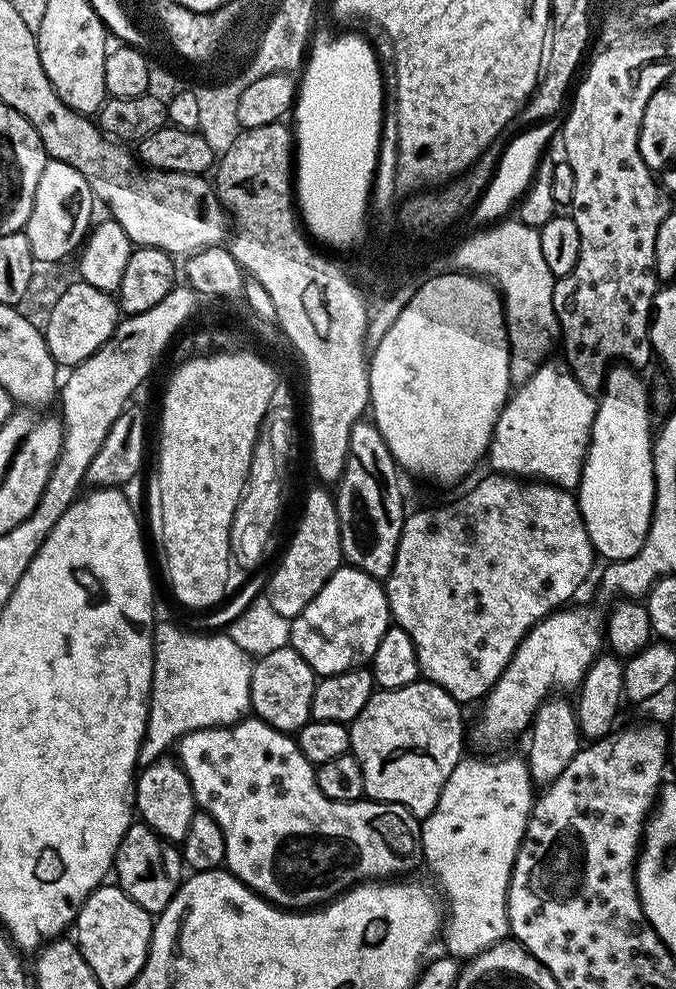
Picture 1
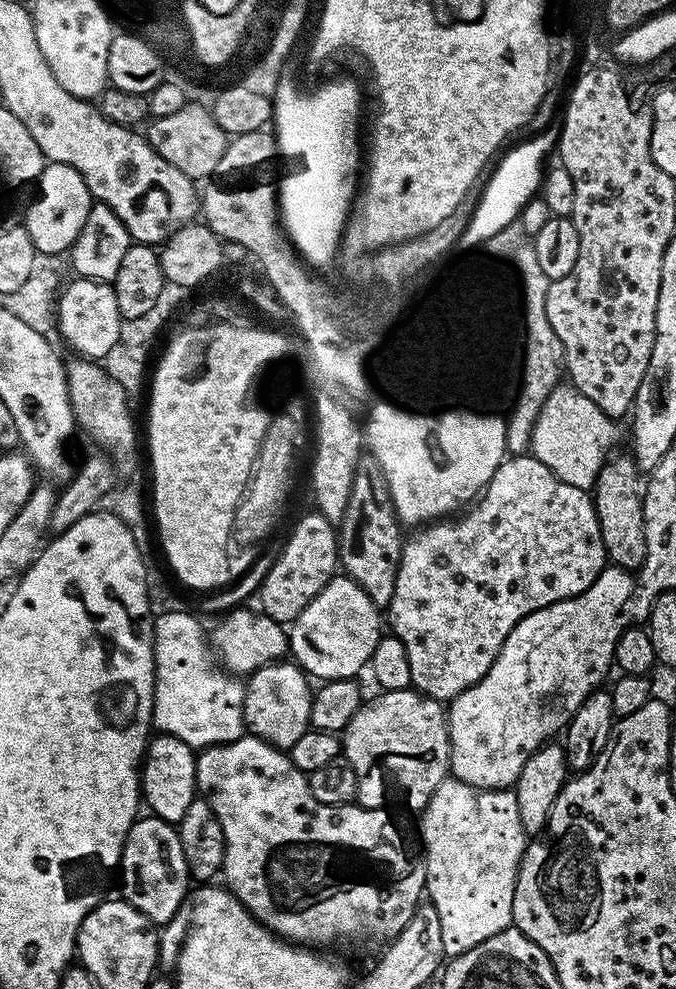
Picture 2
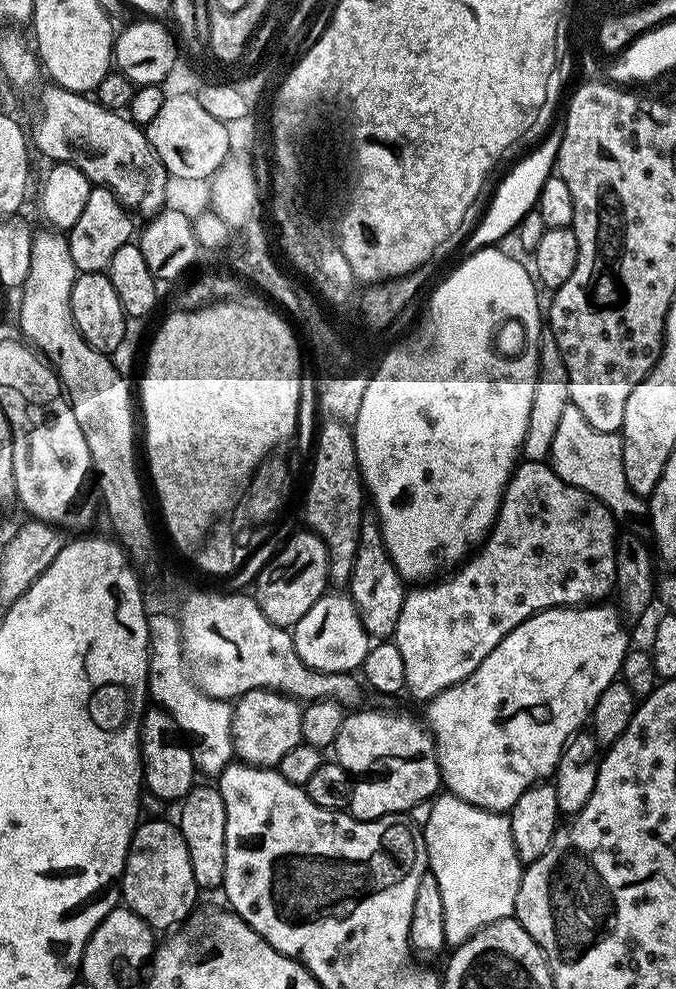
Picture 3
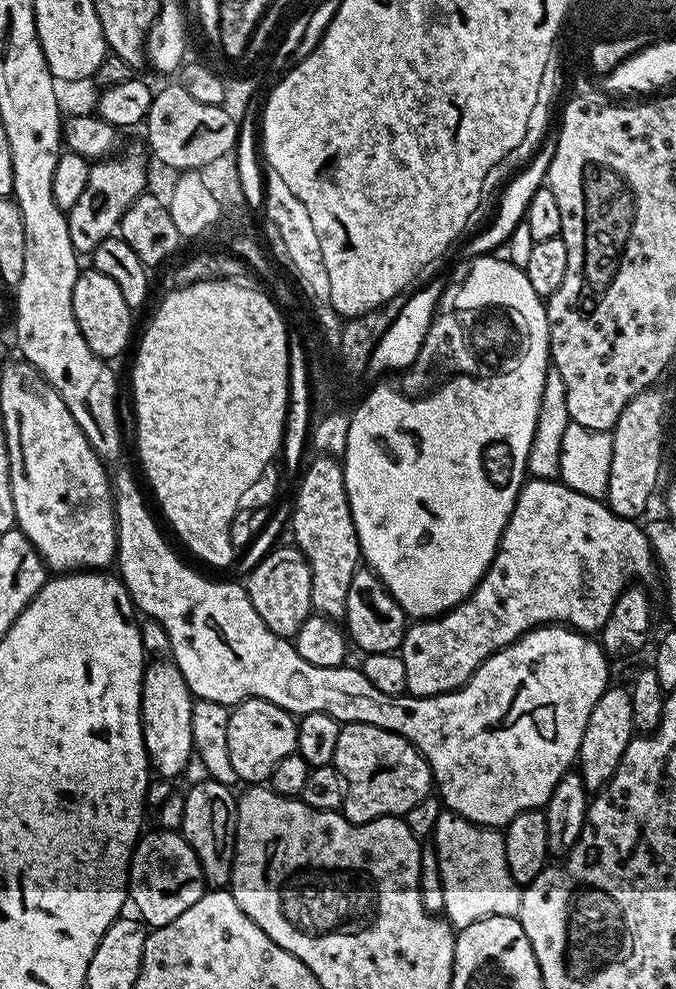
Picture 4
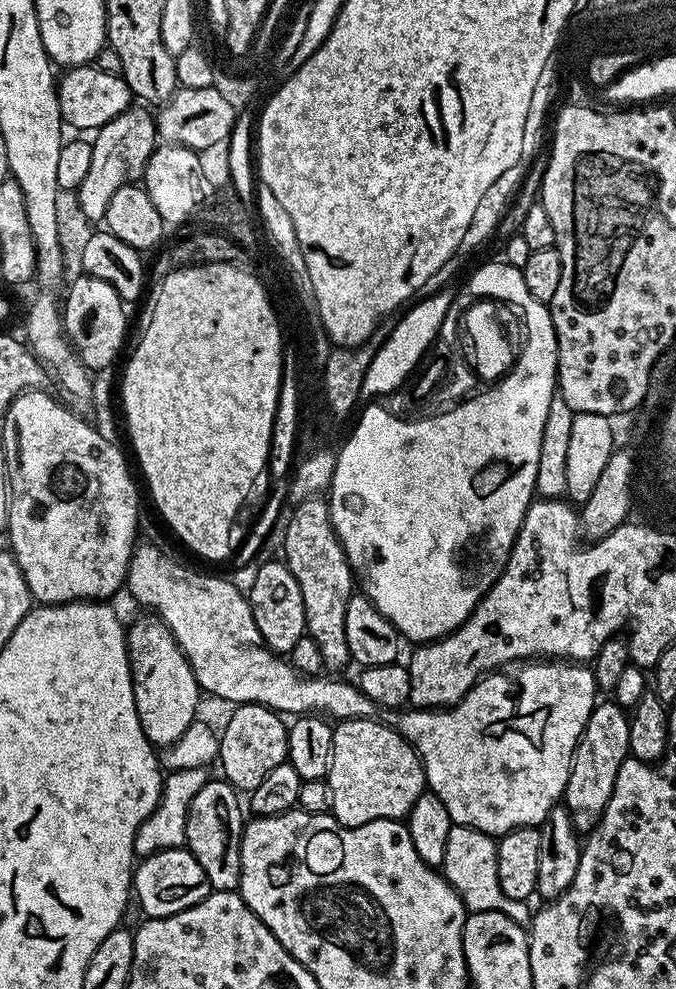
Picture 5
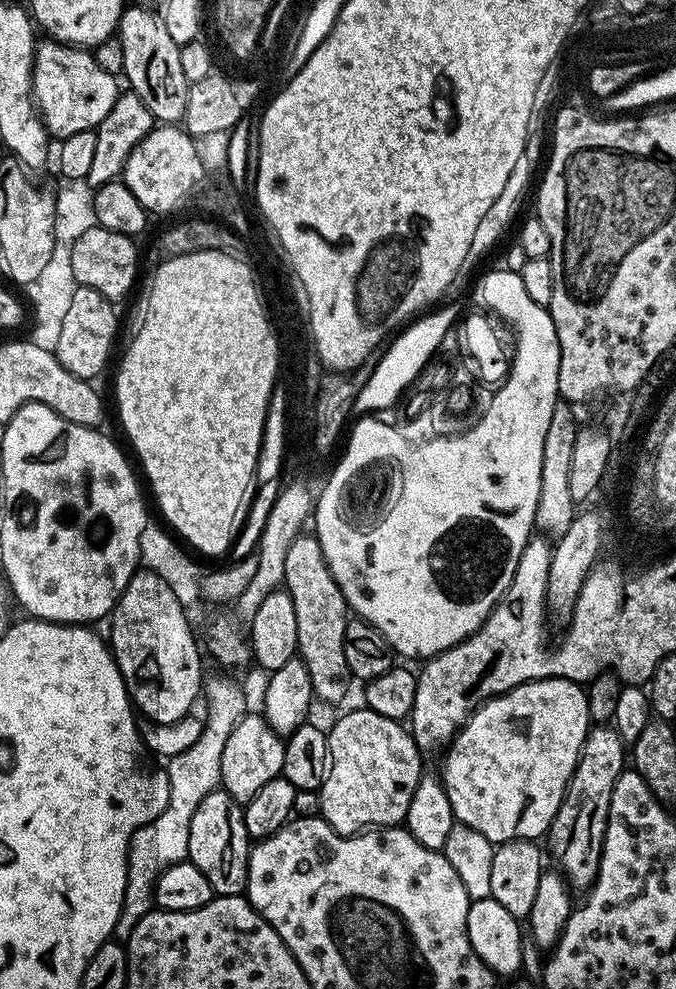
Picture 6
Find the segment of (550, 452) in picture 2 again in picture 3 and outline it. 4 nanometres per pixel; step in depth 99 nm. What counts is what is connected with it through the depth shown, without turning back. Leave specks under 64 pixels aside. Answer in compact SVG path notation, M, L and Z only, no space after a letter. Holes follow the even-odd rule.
M571 406L562 410L558 430L554 433L550 463L563 480L599 500L617 521L645 519L645 497L632 493L626 482L626 470L622 470L622 438L619 432L594 430L594 426L586 422L582 410Z

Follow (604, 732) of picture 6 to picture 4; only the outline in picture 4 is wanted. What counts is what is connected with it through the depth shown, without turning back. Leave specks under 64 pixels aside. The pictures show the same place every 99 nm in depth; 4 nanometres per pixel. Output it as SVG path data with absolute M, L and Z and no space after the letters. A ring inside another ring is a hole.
M610 686L602 694L602 698L594 702L594 710L590 710L590 722L586 722L586 730L582 734L578 757L578 771L589 793L599 792L610 782L610 778L614 778L622 762L622 754L626 754L626 746L634 735L633 718L632 693L627 687Z

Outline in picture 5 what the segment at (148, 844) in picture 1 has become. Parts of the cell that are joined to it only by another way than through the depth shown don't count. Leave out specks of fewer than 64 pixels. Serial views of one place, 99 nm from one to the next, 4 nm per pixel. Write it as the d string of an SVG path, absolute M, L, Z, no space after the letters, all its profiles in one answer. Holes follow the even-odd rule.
M187 847L167 848L155 852L152 856L145 856L135 865L132 877L134 900L140 903L145 917L169 916L178 914L190 906L205 900L209 892L213 891L206 878L206 870L198 866L198 858L188 851Z

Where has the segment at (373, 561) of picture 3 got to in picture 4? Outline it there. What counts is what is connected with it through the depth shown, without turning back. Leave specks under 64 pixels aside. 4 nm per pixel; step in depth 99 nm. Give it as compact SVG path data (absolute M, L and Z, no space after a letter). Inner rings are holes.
M367 566L357 567L354 578L350 578L350 591L346 594L346 610L342 617L347 639L355 647L357 644L364 654L399 653L409 623L410 618L386 590L378 574Z

